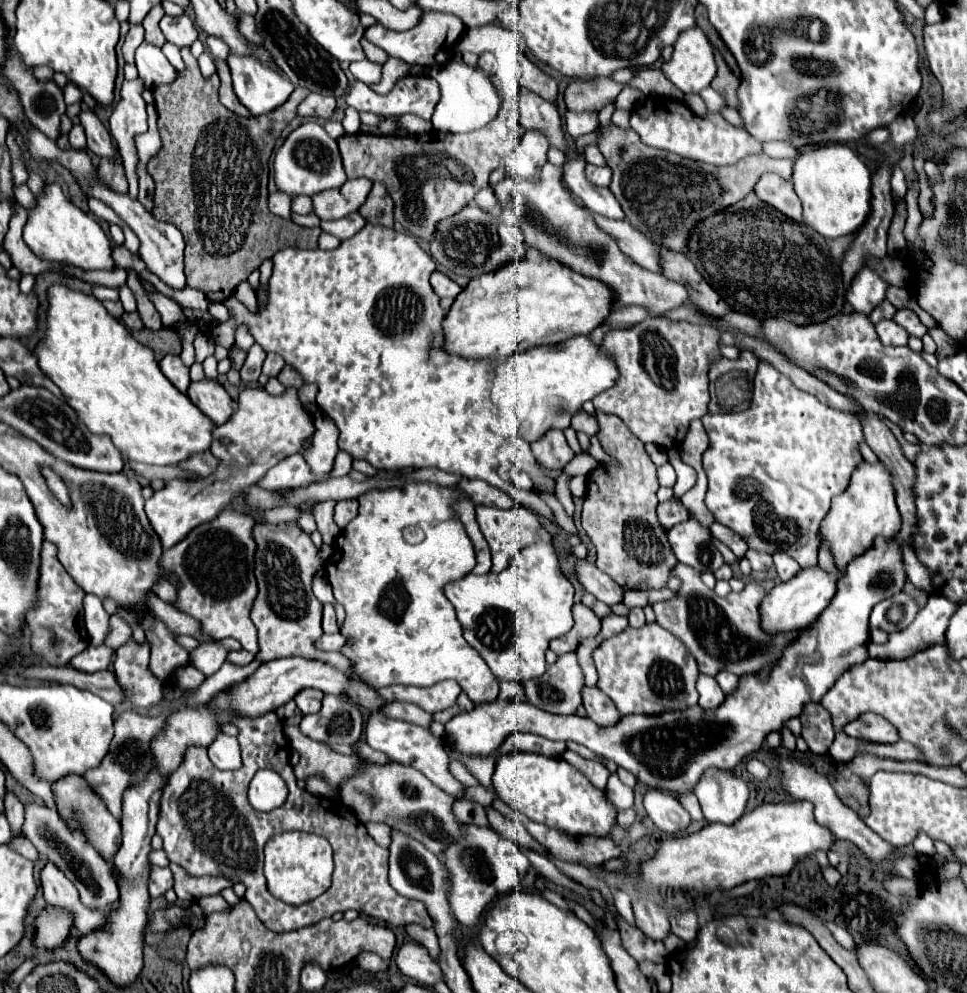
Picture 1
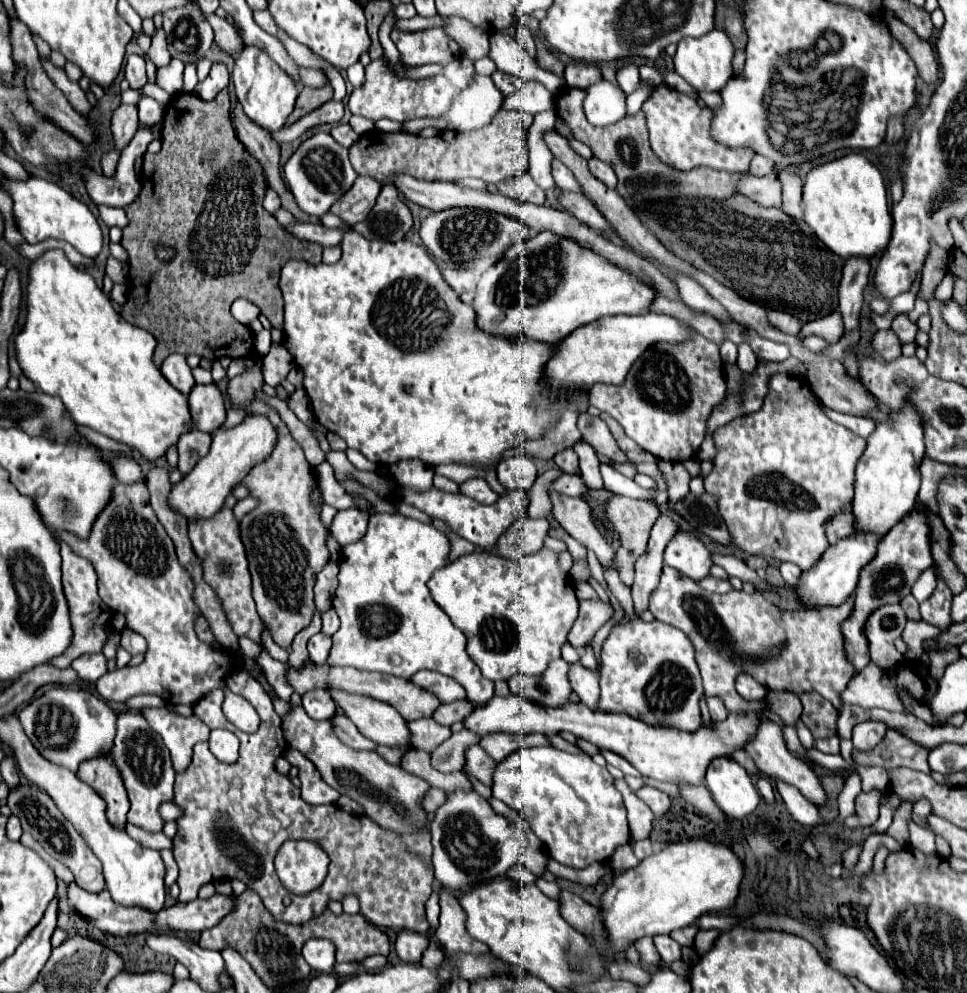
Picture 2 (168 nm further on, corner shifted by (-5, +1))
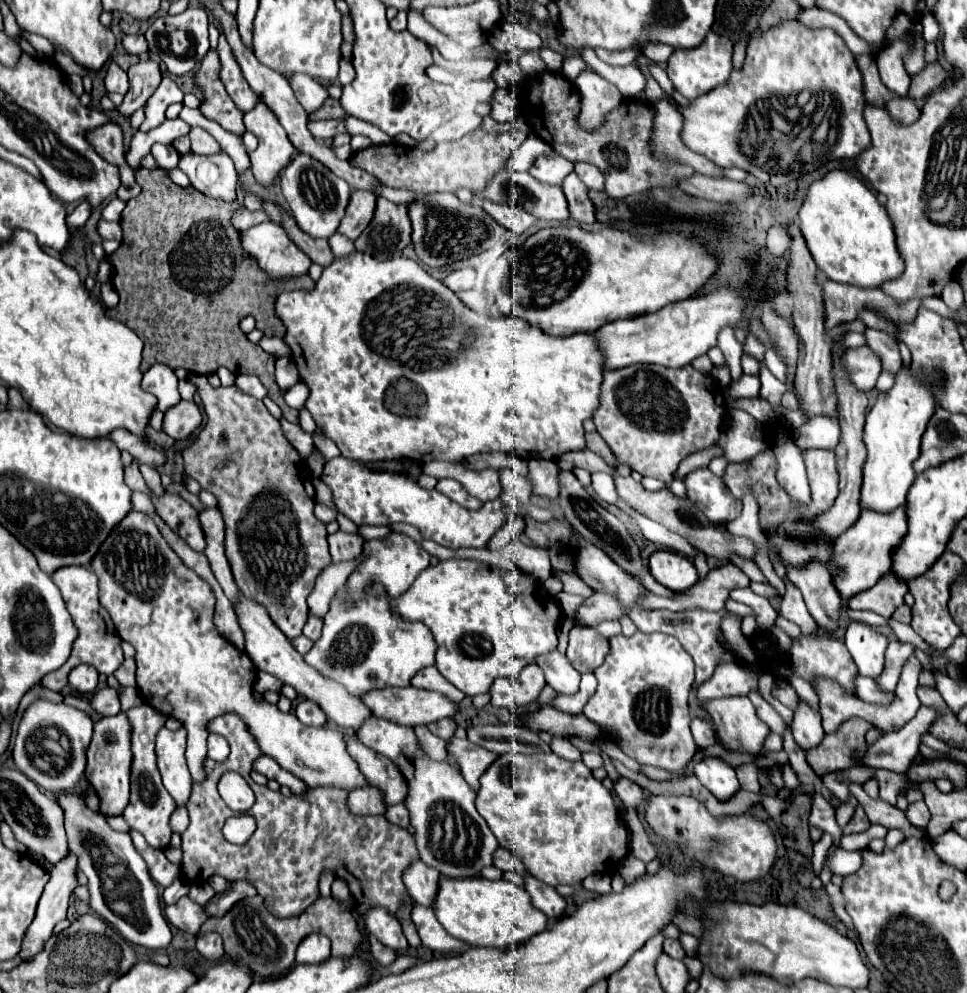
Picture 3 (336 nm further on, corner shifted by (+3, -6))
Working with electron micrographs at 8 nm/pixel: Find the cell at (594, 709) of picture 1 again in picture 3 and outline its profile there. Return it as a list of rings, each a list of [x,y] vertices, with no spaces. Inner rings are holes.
[[[558,651],[546,655],[538,663],[546,675],[546,683],[560,695],[574,695],[580,689],[580,673]]]

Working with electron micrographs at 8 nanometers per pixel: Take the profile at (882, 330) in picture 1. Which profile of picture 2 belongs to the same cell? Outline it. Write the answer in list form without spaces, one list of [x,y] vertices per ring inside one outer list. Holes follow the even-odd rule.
[[[878,330],[870,342],[874,354],[882,360],[896,360],[900,356],[900,340],[892,330]]]

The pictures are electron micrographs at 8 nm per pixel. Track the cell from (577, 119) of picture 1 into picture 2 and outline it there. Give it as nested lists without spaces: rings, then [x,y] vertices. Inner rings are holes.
[[[600,78],[586,88],[584,114],[594,126],[610,126],[626,116],[626,94],[616,84]]]

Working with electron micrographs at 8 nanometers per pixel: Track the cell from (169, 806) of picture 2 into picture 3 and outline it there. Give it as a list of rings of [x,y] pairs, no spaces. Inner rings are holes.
[[[176,807],[176,811],[174,811],[172,817],[170,817],[170,827],[172,827],[172,831],[176,829],[178,833],[182,833],[182,831],[186,829],[186,825],[188,825],[186,807]]]

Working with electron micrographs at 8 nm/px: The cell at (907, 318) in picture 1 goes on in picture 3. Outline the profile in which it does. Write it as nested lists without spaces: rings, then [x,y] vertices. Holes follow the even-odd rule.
[[[866,329],[864,335],[866,335],[866,341],[868,341],[868,347],[872,347],[880,355],[882,369],[898,373],[902,369],[898,341],[894,337],[890,337],[888,333],[878,331],[878,329]]]

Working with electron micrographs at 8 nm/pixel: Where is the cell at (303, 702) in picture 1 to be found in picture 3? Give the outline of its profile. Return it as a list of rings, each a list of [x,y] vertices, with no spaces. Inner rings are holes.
[[[302,699],[296,705],[296,717],[300,719],[302,725],[312,725],[312,727],[322,727],[326,725],[326,715],[320,711],[320,707],[308,699]]]

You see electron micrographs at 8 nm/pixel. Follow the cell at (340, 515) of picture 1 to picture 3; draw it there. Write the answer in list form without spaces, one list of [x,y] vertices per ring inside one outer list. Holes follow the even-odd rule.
[[[338,531],[334,535],[328,535],[332,561],[338,563],[338,561],[356,559],[362,553],[362,543],[364,543],[364,539],[360,535],[356,535],[356,533]]]

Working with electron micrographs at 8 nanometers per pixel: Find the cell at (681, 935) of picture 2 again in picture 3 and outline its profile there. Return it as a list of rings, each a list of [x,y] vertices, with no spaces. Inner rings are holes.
[[[670,937],[664,939],[664,953],[668,953],[670,957],[676,957],[676,959],[684,959],[686,957],[680,941],[678,939],[670,939]]]

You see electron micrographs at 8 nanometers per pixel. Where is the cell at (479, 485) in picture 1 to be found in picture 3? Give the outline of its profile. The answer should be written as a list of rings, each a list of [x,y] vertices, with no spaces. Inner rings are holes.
[[[440,479],[438,481],[438,485],[436,485],[436,489],[440,491],[440,493],[444,493],[446,497],[450,497],[452,501],[456,501],[456,503],[460,503],[462,507],[468,503],[468,499],[470,499],[470,493],[462,487],[462,483],[458,483],[456,479]]]

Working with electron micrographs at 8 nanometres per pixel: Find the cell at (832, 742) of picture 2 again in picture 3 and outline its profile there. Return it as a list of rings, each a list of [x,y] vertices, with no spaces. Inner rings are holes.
[[[800,701],[800,707],[794,713],[794,723],[792,723],[792,733],[798,745],[808,751],[814,749],[822,743],[824,739],[824,729],[820,723],[820,715],[812,711],[804,701]]]

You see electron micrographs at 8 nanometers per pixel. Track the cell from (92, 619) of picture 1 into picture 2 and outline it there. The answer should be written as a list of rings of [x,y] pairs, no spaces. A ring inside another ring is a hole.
[[[112,632],[112,634],[110,634],[110,640],[108,640],[108,644],[104,646],[104,656],[106,656],[108,664],[110,664],[110,662],[114,662],[114,656],[116,656],[116,646],[118,646],[118,642],[120,642],[120,636],[118,636],[118,632]]]

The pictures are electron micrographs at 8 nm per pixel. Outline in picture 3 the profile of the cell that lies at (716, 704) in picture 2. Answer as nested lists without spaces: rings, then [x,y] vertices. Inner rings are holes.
[[[692,719],[692,735],[694,735],[694,741],[698,747],[710,747],[716,743],[716,733],[714,733],[714,727],[712,723],[704,721],[704,719]]]

